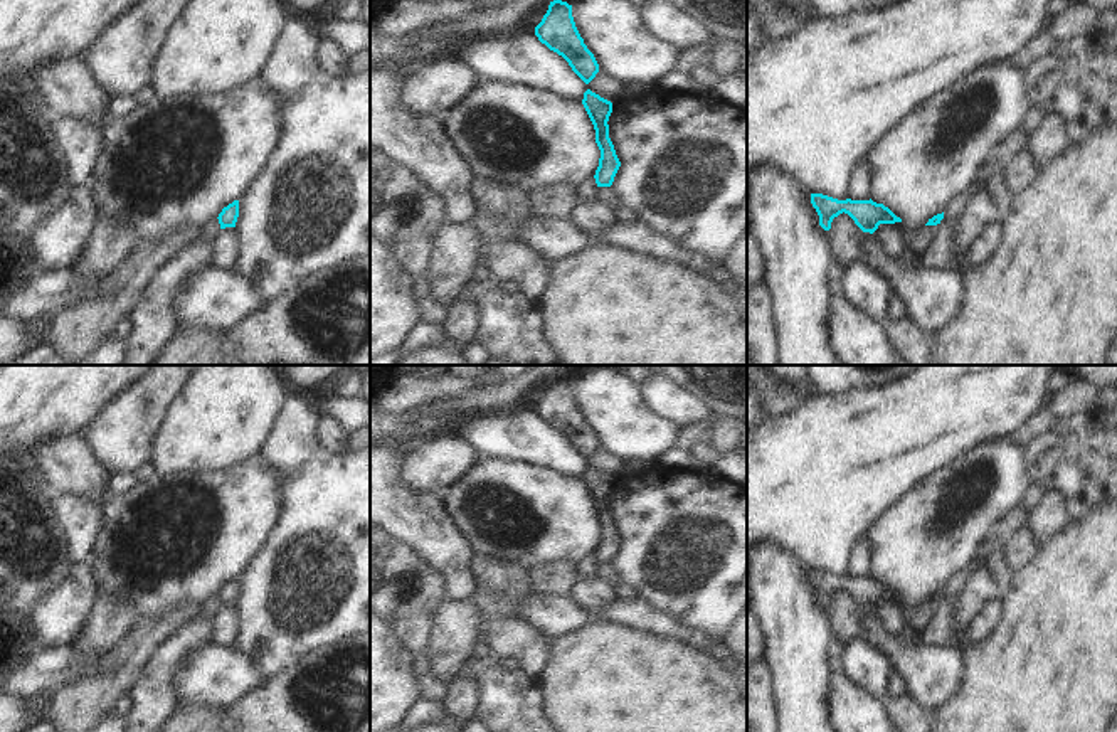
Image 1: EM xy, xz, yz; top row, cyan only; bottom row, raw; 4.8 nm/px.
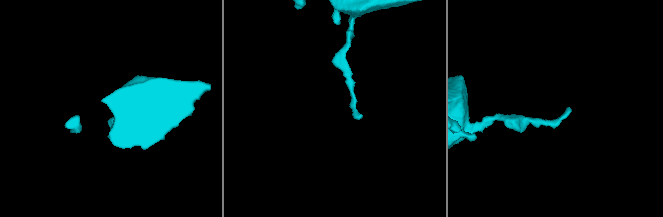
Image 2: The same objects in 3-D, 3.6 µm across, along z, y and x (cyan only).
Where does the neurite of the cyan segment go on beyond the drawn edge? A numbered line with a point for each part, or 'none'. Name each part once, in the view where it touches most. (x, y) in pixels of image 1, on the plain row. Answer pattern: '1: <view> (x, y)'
none

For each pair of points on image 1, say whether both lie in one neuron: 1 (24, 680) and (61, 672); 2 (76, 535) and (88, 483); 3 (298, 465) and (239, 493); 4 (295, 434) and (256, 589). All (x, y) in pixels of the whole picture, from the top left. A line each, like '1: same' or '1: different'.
1: same
2: different
3: different
4: same

